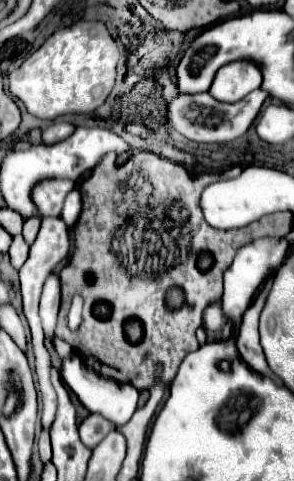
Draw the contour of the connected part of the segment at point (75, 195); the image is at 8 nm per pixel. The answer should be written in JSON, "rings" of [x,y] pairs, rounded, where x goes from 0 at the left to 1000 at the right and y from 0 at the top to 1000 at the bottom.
{"rings":[[[265,393],[238,397],[231,410],[224,410],[224,422],[218,422],[218,435],[211,435],[207,453],[235,474],[252,470],[265,447],[272,447],[272,435],[279,435],[279,422],[272,422],[272,401]]]}

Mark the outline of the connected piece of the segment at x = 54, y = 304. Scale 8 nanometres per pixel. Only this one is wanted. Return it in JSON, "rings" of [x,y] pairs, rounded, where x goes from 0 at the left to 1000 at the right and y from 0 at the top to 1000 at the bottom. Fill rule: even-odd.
{"rings":[[[170,572],[150,588],[150,605],[143,605],[143,622],[136,622],[136,659],[143,659],[150,696],[163,709],[184,705],[197,638],[204,638],[204,584],[190,572]]]}

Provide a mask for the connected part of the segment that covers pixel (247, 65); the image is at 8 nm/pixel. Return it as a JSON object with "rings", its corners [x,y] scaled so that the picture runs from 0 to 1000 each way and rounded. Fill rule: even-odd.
{"rings":[[[796,127],[755,135],[707,185],[707,193],[762,214],[803,214],[850,189],[884,181],[891,156],[857,127]]]}

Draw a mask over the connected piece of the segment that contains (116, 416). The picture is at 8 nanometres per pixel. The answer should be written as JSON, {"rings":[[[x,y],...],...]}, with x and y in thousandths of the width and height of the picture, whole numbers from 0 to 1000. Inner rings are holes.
{"rings":[[[231,738],[211,746],[211,788],[265,821],[265,830],[279,834],[279,842],[299,854],[327,854],[327,859],[354,863],[395,888],[429,881],[466,850],[476,817],[463,805],[340,780],[299,755],[286,755],[279,742],[265,742],[265,738]]]}

